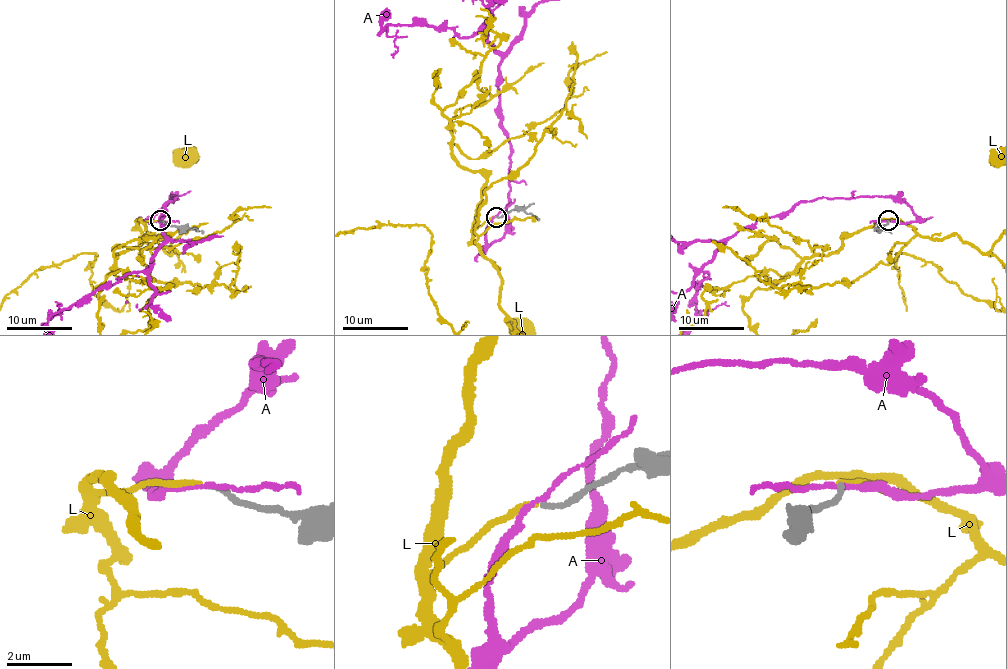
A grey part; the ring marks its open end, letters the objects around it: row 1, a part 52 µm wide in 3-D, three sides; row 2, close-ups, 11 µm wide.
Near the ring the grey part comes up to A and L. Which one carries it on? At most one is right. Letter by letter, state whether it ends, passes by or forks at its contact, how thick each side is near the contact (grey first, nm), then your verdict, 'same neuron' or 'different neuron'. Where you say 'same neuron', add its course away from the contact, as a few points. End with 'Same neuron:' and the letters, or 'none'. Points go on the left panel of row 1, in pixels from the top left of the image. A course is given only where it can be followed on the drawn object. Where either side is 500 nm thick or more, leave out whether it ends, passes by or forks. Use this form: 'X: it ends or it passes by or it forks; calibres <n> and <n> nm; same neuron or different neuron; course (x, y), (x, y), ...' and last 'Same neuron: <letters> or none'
A: it passes by; calibres 170 and 140 nm; different neuron
L: it ends; calibres 160 and 170 nm; same neuron
Same neuron: L

